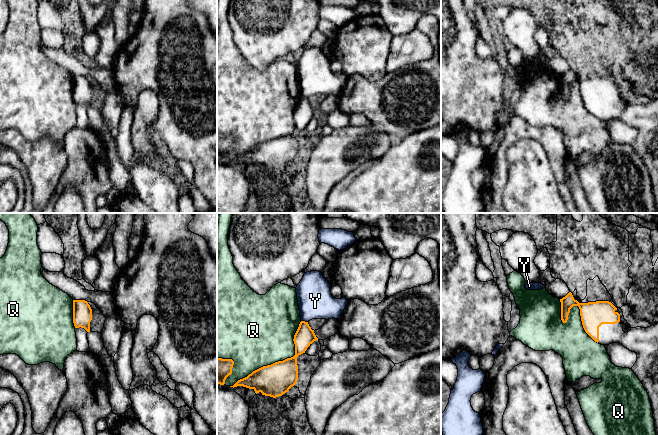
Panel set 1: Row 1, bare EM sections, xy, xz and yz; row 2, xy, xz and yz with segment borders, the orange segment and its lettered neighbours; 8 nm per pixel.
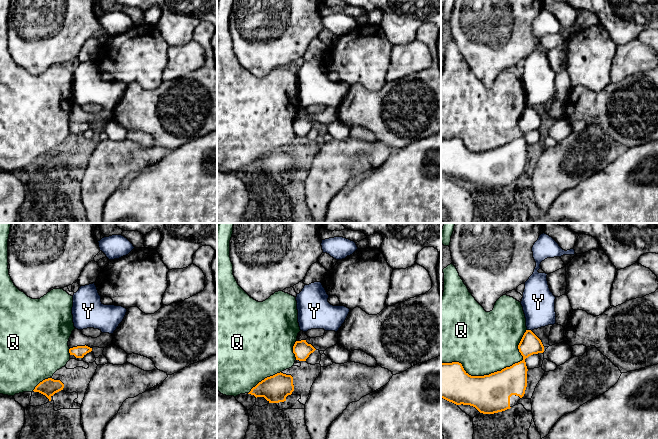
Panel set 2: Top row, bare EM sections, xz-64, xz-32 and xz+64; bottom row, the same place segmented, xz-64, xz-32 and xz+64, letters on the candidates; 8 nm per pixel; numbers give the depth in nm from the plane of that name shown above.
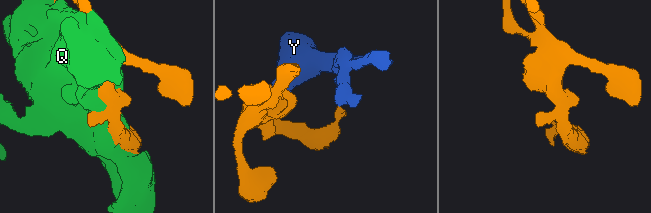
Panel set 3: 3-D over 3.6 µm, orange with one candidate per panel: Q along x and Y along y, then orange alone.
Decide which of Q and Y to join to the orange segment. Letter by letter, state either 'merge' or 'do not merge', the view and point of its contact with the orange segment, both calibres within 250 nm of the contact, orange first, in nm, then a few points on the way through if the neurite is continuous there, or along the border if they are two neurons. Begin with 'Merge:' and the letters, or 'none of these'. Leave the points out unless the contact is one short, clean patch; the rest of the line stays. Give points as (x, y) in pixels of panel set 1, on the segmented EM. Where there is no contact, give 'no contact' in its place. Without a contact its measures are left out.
Merge: none of these
Q: do not merge; contact xz (278, 361); calibres 260 and 480 nm
Y: do not merge; contact xz (304, 321); calibres 160 and 280 nm; border xz (301, 320), (307, 322)

